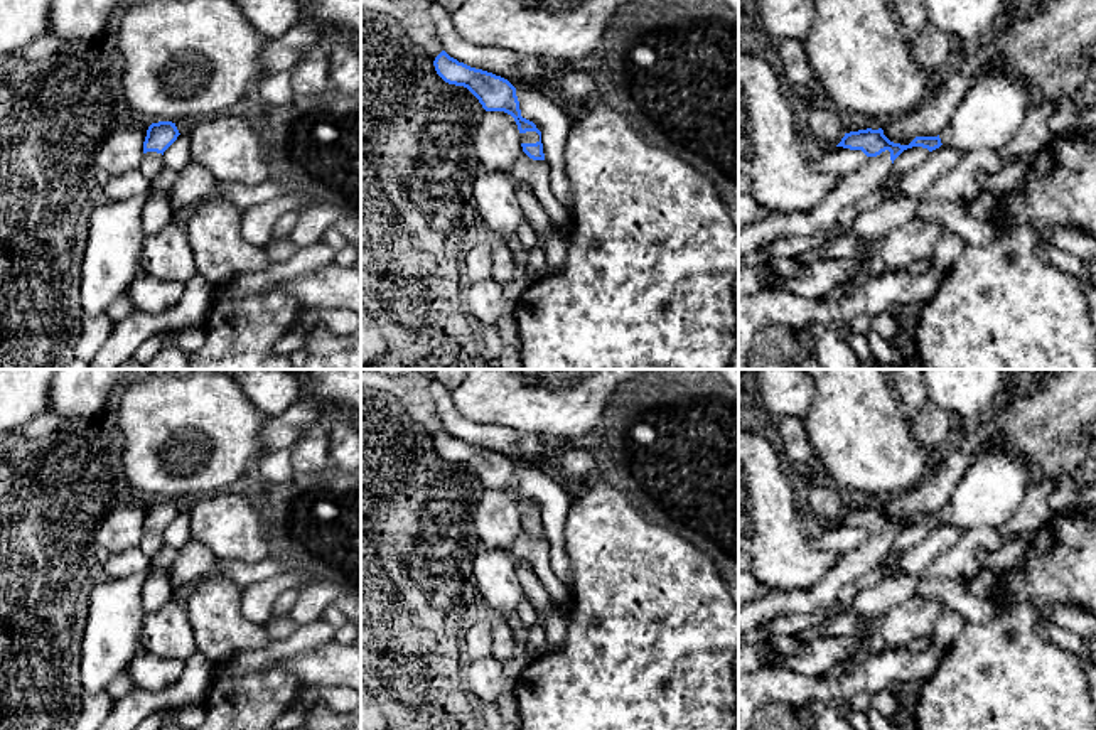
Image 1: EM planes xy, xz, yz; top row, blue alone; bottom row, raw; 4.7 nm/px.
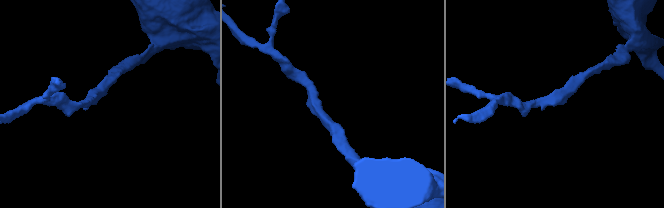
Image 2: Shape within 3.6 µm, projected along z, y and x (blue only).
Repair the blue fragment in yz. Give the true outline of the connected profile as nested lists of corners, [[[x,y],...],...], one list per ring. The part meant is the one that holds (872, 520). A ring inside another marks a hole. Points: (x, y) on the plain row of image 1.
[[[882,506],[845,511],[836,524],[862,528],[868,534],[867,539],[857,548],[838,555],[836,565],[809,590],[764,590],[754,600],[739,605],[739,641],[776,617],[814,614],[833,607],[838,602],[841,587],[873,570],[890,551],[894,538],[904,528],[922,524],[932,529],[941,523],[939,513],[916,514],[909,523],[900,523],[890,519]]]

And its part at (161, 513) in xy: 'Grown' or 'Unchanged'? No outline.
Grown

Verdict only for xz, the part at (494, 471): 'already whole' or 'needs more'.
needs more

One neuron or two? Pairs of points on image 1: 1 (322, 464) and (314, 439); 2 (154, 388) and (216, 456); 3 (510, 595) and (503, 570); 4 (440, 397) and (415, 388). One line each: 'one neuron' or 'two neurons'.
1: one neuron
2: one neuron
3: one neuron
4: two neurons

